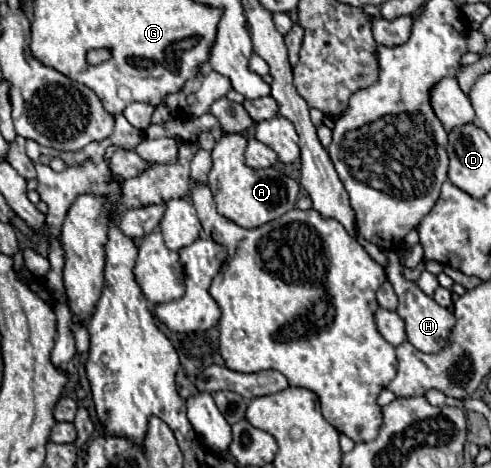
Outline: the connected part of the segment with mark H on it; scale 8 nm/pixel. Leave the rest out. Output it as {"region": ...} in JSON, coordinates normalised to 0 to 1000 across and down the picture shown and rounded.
{"region":[[[796,534],[796,538],[788,543],[784,581],[788,581],[788,598],[800,607],[800,620],[804,620],[809,637],[813,637],[809,671],[813,671],[813,675],[821,679],[821,688],[825,688],[829,726],[833,726],[849,748],[857,748],[857,752],[866,752],[866,756],[886,756],[886,752],[902,748],[902,739],[910,739],[910,722],[914,722],[914,714],[919,714],[919,705],[923,705],[923,697],[927,697],[927,675],[923,675],[910,658],[894,654],[878,632],[862,628],[857,615],[853,615],[845,603],[837,603],[837,598],[829,598],[829,594],[821,590],[821,564],[817,564],[817,543],[813,543],[813,538]]]}

